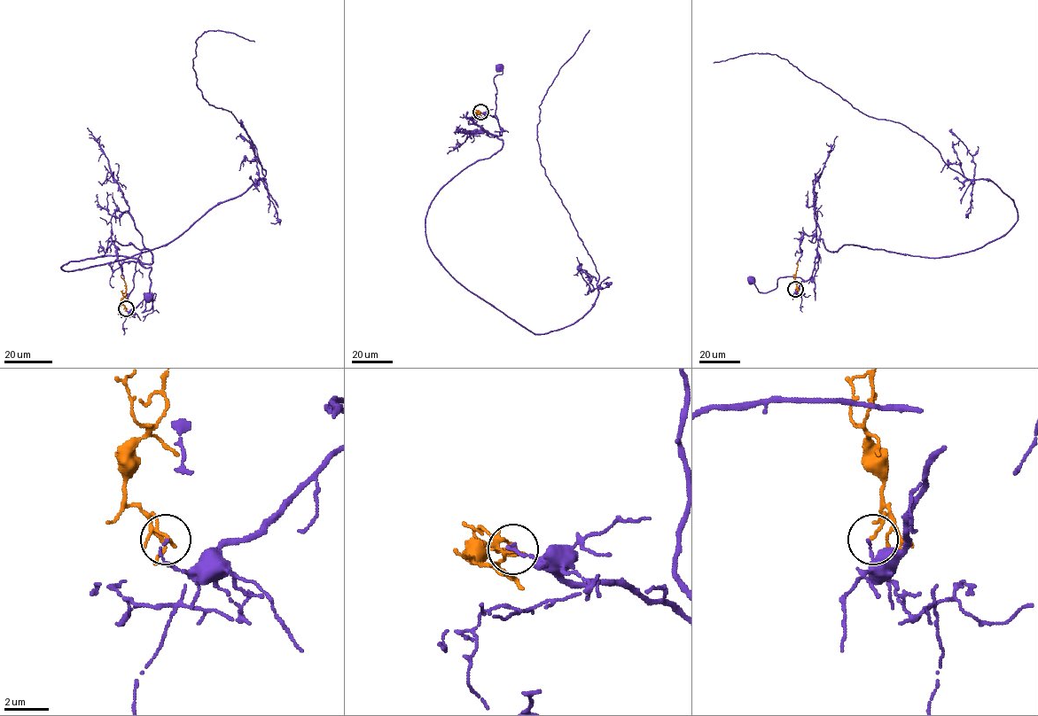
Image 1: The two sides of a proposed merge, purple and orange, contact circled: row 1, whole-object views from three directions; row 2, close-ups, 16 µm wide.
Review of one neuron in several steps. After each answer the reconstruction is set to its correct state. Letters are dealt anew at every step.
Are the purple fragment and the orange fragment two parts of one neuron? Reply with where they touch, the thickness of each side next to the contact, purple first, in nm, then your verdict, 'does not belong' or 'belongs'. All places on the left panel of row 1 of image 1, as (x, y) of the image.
(126, 308) | 100/120 nm | does not belong

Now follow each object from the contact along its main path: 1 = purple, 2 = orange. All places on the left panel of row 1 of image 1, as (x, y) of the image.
1: (126, 307), (128, 311), (135, 308), (146, 297), (144, 293), (145, 307), (142, 312), (149, 310), (149, 297)
2: (126, 307), (121, 304), (126, 294), (126, 284), (120, 275)

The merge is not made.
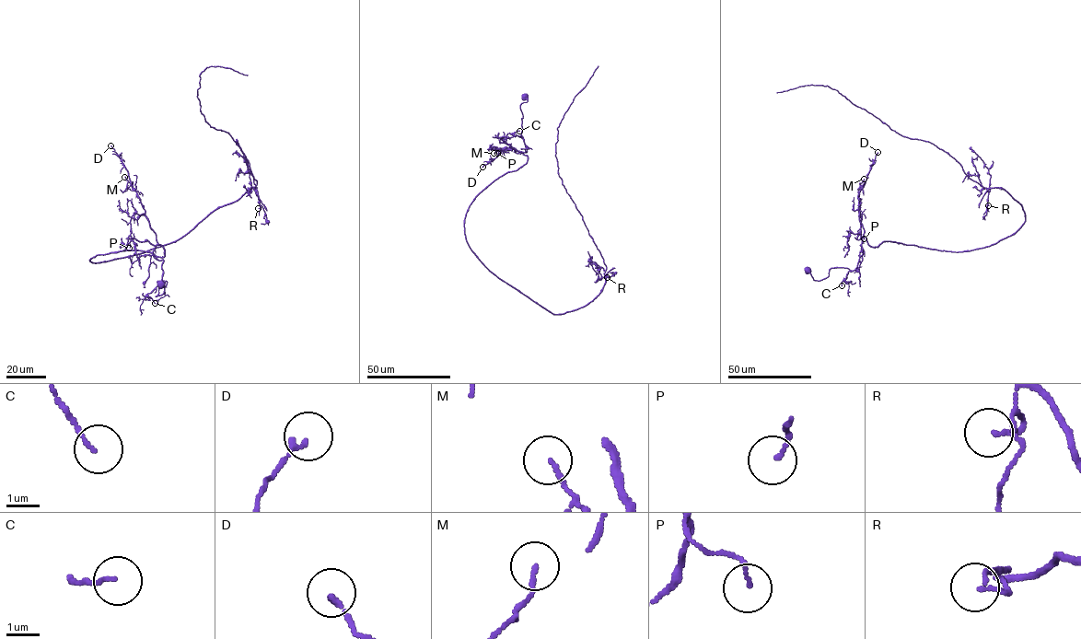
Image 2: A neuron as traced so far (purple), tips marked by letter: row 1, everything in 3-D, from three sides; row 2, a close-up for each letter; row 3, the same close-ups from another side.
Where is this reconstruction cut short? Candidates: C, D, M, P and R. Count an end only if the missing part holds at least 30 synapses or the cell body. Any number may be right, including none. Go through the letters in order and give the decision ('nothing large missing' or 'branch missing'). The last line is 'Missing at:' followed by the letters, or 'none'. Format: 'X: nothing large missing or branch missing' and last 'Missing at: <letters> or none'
C: nothing large missing
D: nothing large missing
M: nothing large missing
P: nothing large missing
R: nothing large missing
Missing at: none

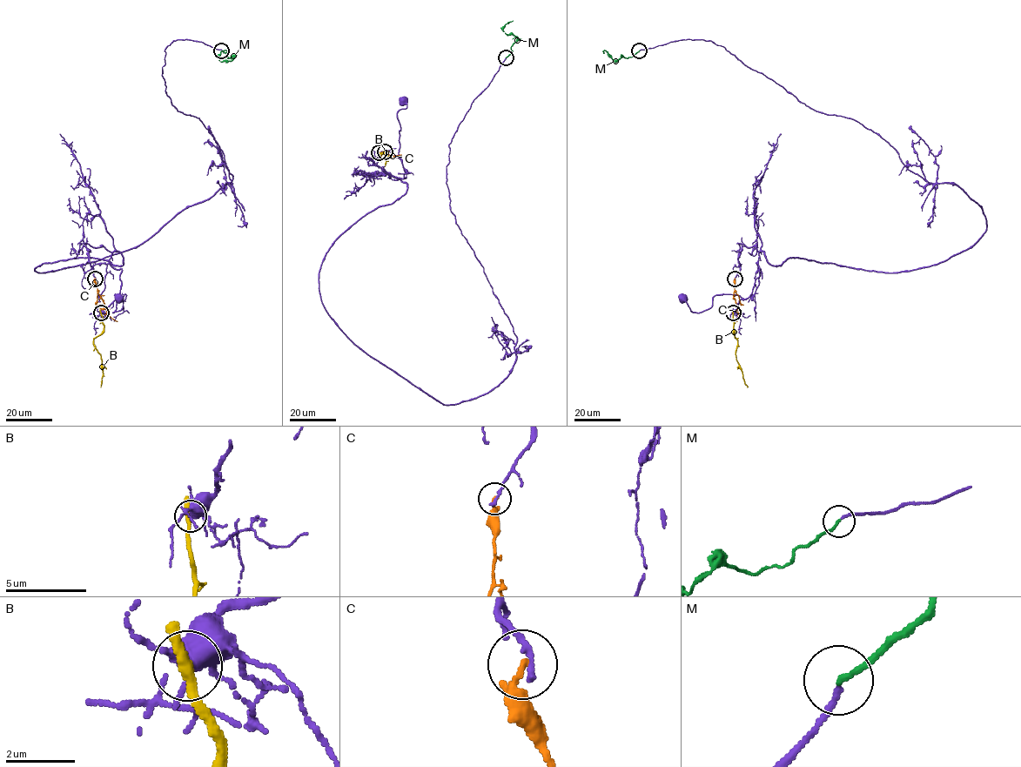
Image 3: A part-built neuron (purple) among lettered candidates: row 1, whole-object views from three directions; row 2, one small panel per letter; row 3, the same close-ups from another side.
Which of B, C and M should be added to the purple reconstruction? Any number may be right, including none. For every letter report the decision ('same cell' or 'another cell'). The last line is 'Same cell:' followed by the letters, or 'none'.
B: another cell
C: another cell
M: same cell
Same cell: M

